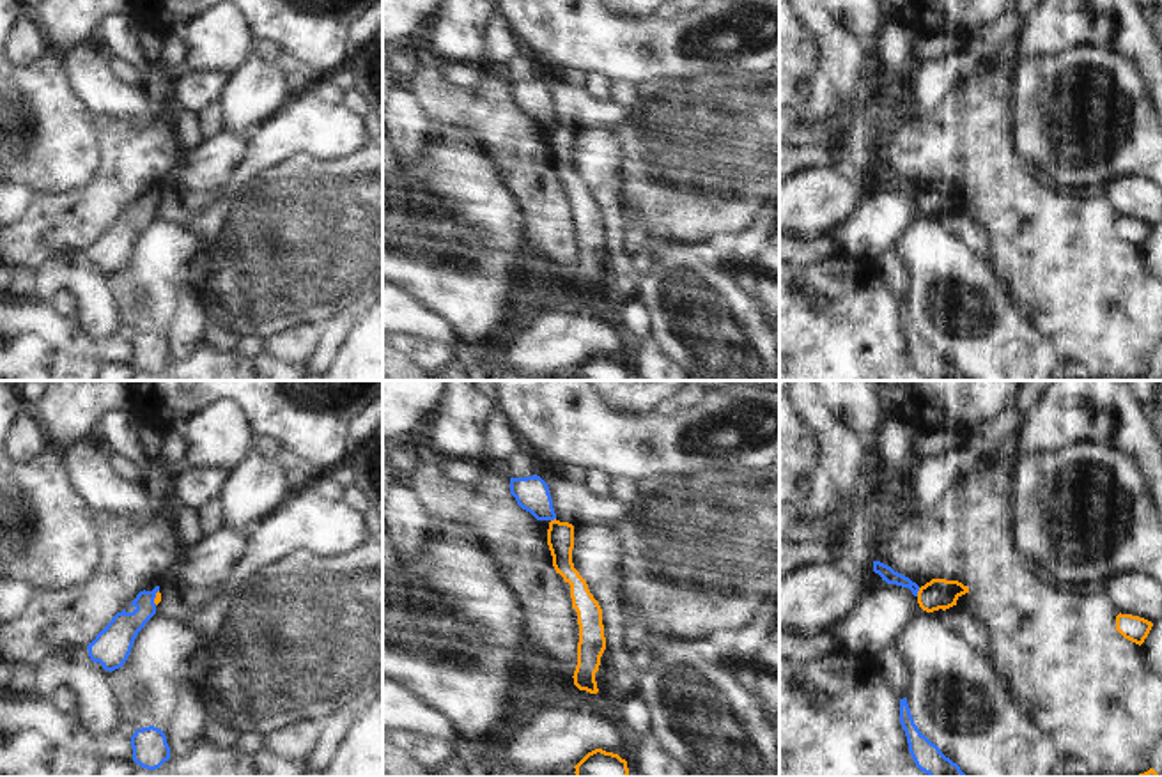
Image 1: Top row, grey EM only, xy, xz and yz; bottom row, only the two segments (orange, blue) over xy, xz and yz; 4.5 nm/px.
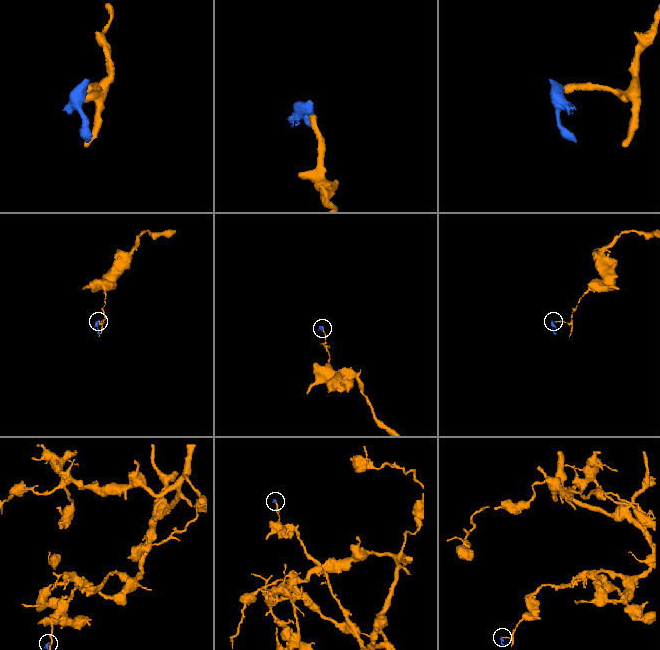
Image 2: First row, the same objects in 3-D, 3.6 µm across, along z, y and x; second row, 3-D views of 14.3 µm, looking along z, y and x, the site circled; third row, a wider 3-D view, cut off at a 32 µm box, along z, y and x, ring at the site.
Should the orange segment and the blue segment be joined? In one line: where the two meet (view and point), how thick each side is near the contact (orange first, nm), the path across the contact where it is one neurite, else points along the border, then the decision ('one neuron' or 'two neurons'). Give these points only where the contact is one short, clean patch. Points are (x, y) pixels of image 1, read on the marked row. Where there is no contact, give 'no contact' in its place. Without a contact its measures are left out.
yz (918, 592) | 140/70 nm | along yz (920, 588), (916, 595) | two neurons

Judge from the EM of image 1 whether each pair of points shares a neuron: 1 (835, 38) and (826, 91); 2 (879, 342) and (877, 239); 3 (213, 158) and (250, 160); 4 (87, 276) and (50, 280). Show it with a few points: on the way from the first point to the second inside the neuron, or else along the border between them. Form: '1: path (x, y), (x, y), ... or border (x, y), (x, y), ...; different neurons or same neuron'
1: path (835, 50), (835, 78); same neuron
2: border (849, 255), (872, 266); different neurons
3: border (247, 138), (243, 156), (231, 177), (213, 192); different neurons
4: path (78, 276), (59, 276); same neuron

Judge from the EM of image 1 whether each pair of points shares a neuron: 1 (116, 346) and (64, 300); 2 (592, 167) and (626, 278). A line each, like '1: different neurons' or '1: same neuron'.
1: different neurons
2: same neuron

